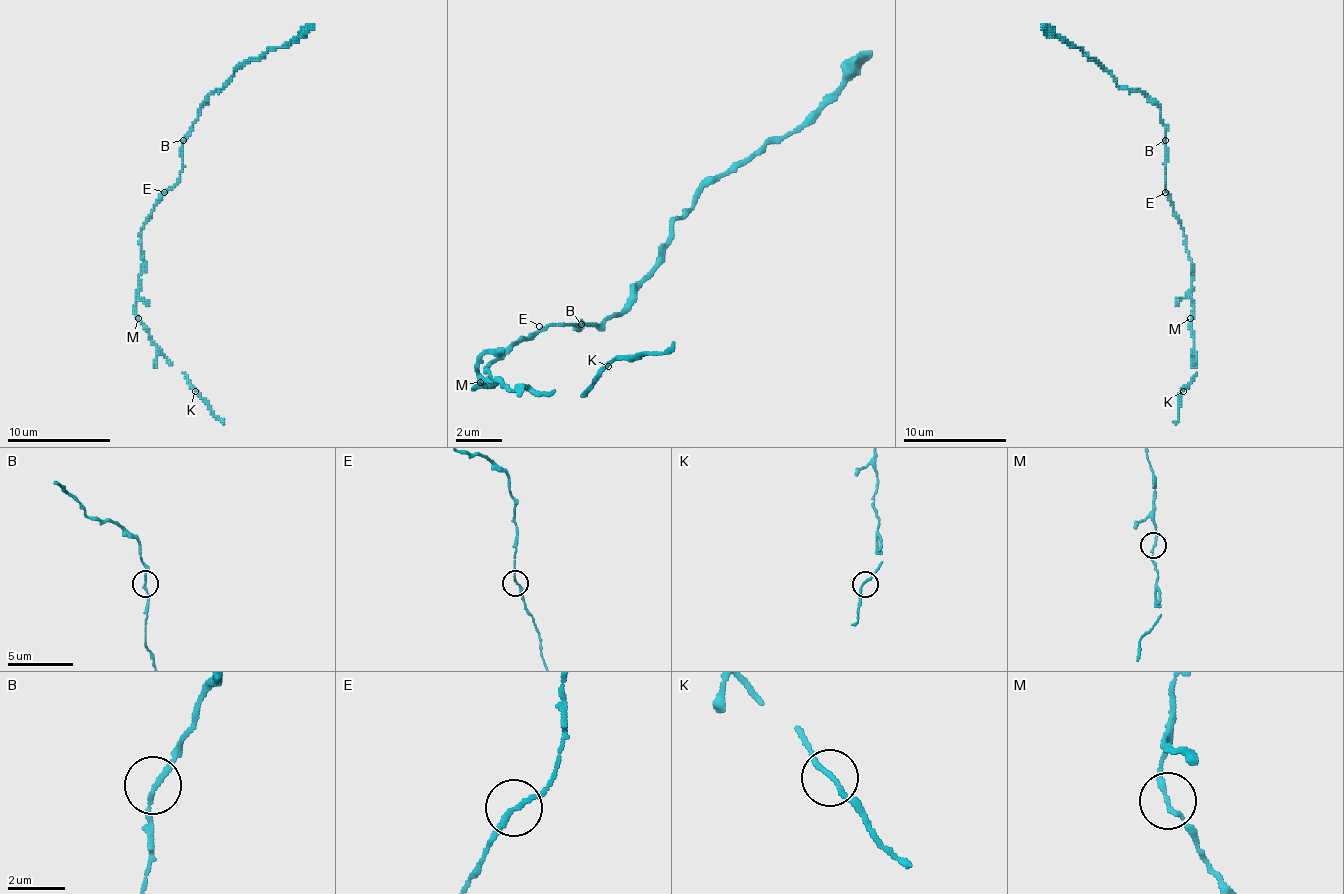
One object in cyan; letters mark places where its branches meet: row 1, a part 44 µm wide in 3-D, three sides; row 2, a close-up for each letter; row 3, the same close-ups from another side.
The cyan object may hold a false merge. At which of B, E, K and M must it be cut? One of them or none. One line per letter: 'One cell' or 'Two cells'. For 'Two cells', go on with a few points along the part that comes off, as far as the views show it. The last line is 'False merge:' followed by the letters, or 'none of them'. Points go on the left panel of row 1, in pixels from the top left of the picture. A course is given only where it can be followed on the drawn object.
B: One cell
E: One cell
K: One cell
M: One cell
False merge: none of them

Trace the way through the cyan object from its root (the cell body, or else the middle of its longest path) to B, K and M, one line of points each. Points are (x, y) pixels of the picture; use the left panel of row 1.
B: (167, 192), (177, 182), (182, 169), (182, 140)
K: (167, 192), (141, 231), (144, 272), (138, 277), (136, 316), (156, 349), (185, 375), (195, 391)
M: (167, 192), (141, 231), (144, 272), (138, 277), (136, 303), (138, 318)

